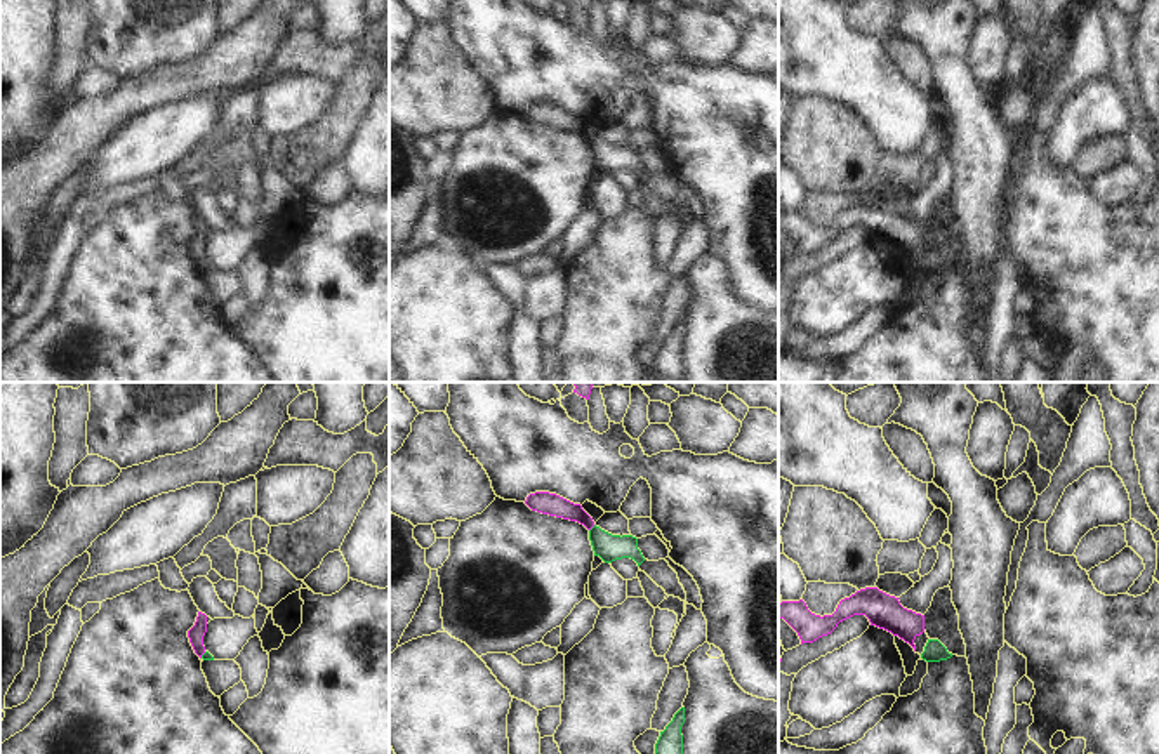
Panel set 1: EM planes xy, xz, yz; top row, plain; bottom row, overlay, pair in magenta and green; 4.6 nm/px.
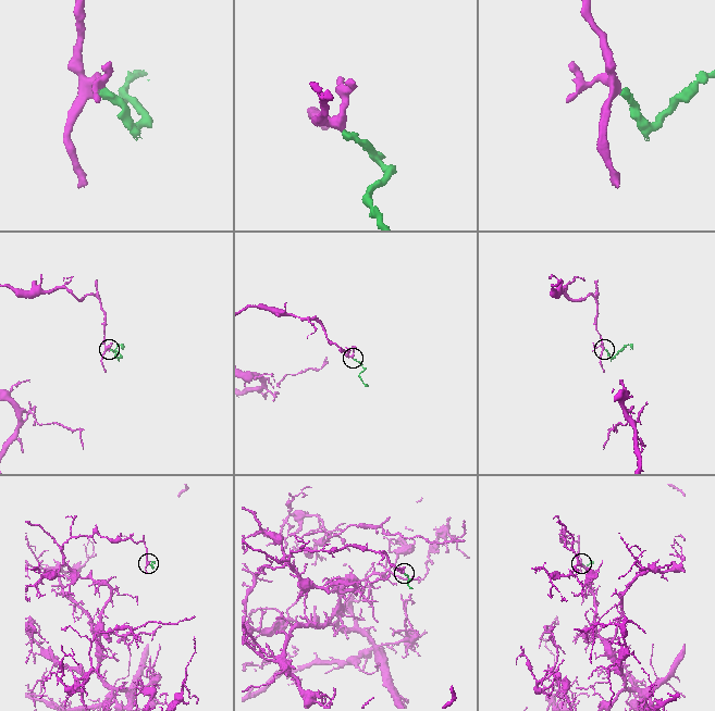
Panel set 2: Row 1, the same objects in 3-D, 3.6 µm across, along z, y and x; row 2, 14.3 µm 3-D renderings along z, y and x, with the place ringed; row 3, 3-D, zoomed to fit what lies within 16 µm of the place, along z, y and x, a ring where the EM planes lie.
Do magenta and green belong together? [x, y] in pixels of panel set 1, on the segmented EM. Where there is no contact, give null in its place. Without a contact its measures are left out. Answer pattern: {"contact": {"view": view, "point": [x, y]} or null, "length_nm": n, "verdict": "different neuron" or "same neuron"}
{"contact": {"view": "xz", "point": [591, 527]}, "length_nm": 40, "verdict": "different neuron"}

